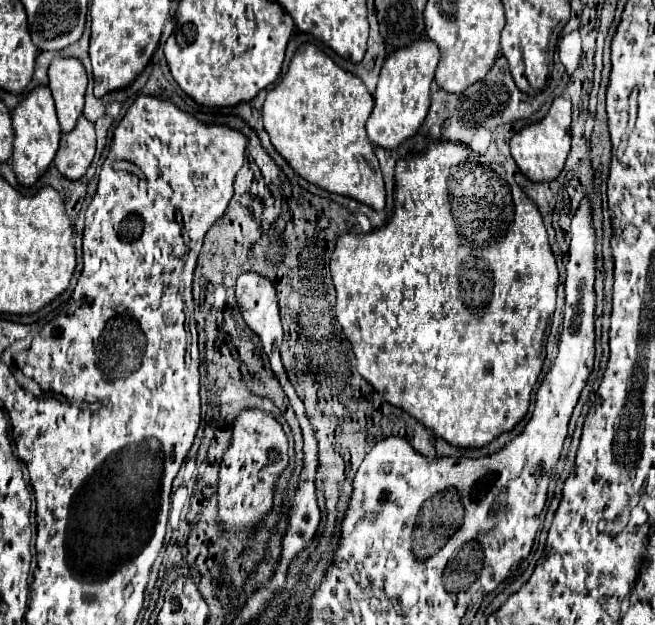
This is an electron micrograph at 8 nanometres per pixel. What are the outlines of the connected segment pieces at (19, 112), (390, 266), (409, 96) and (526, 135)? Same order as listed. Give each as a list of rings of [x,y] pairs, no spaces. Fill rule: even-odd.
[[[36,87],[12,113],[12,129],[14,129],[14,155],[12,169],[20,185],[30,187],[36,179],[50,167],[58,147],[60,147],[60,127],[56,119],[54,101],[48,87]]]
[[[440,141],[428,145],[424,153],[408,155],[398,159],[396,163],[396,205],[392,219],[372,233],[344,233],[338,237],[330,271],[336,287],[336,319],[342,325],[342,333],[352,345],[356,355],[358,373],[394,407],[410,413],[424,427],[434,431],[446,443],[460,449],[478,449],[492,443],[502,433],[508,433],[516,427],[516,423],[526,415],[530,405],[532,389],[542,371],[542,363],[546,357],[546,329],[552,321],[554,305],[556,305],[556,285],[558,285],[558,269],[554,253],[548,245],[546,227],[542,223],[542,215],[536,205],[524,195],[514,177],[504,171],[502,165],[486,163],[484,157],[474,153],[468,145]]]
[[[420,39],[410,47],[402,47],[386,57],[374,93],[374,111],[366,121],[366,133],[372,145],[382,149],[396,149],[402,141],[410,139],[420,129],[428,115],[430,85],[434,81],[438,57],[440,51],[430,39]]]
[[[556,97],[548,115],[542,121],[524,127],[512,137],[510,155],[526,179],[544,183],[554,181],[560,175],[570,151],[570,119],[572,119],[570,101],[566,97]]]

